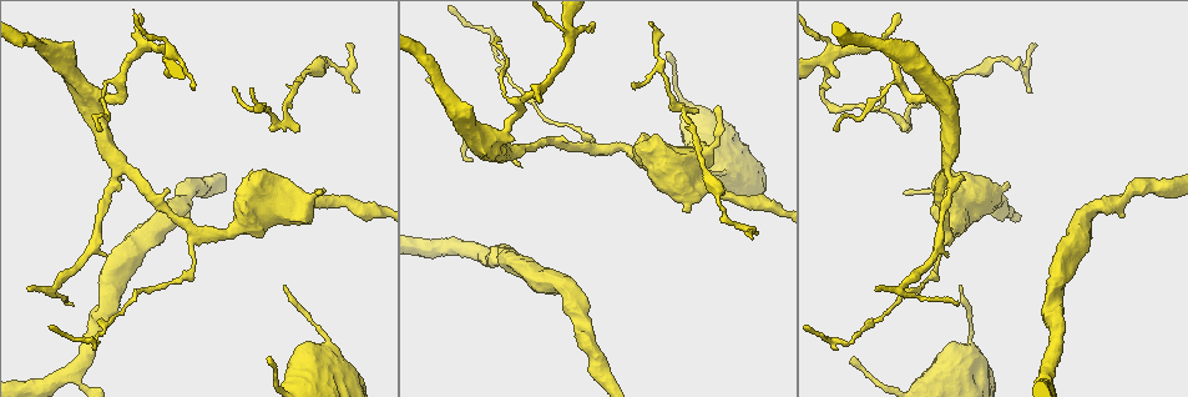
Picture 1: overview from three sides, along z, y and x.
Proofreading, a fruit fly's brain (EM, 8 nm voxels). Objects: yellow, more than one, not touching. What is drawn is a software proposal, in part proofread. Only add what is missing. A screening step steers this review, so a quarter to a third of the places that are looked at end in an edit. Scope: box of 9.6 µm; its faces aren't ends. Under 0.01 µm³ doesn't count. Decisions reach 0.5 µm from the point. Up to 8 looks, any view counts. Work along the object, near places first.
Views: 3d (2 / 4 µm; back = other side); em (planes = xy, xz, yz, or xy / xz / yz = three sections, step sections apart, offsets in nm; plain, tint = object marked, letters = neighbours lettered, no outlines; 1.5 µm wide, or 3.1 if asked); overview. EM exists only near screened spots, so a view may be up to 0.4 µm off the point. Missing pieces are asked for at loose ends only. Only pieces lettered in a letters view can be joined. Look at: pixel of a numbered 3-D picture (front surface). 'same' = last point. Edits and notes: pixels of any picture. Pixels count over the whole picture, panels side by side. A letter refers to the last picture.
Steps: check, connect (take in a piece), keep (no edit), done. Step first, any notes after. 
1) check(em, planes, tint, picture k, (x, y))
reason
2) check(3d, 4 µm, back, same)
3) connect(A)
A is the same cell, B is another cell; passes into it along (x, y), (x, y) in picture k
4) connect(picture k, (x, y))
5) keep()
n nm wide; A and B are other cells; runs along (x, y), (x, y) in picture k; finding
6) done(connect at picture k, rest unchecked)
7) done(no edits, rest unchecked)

check(3d, 4 µm, picture 1, (851, 361))
branch stops here

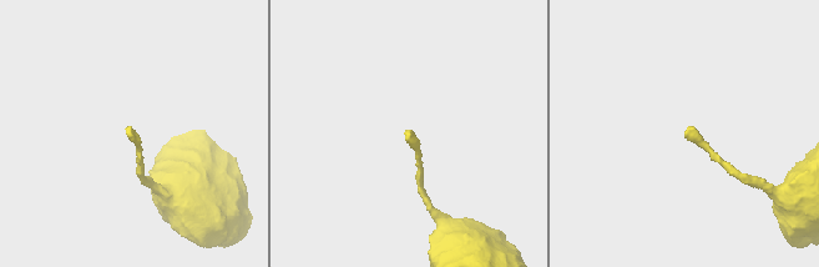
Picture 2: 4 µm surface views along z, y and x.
check(em, planes, letters, picture 2, (127, 128))
now the EM

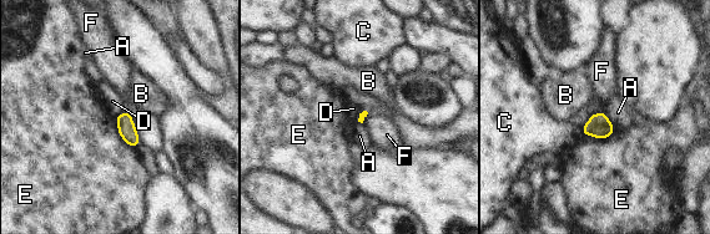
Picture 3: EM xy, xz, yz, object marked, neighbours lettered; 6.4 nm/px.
keep()
A, B, C, D, E and F are other cells; border along (362, 108), (357, 121) in picture 3; no lettered piece goes on from it

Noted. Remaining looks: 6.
check(em, planes, plain, picture 1, (683, 211))
thick end

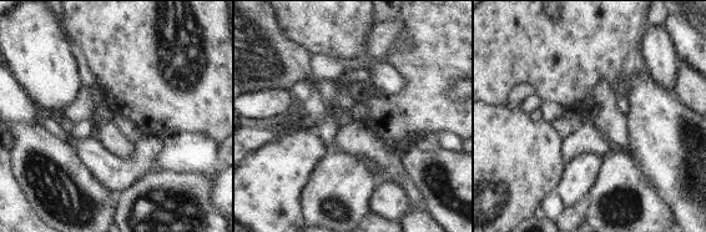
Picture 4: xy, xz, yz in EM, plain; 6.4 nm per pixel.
check(em, planes, letters, same)
what lies round it

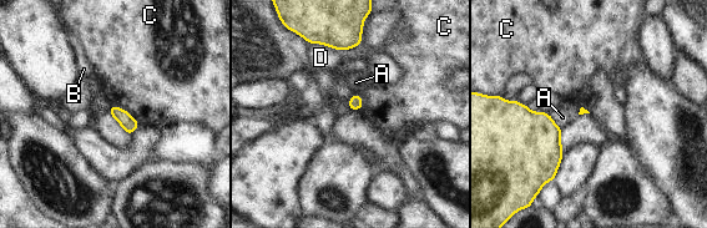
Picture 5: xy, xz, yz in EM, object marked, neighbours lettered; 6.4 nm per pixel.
keep()
A, B, C and D are other cells; border along (111, 104), (126, 110), (140, 125) in picture 5; none of them fits

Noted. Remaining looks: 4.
check(3d, 2 µm, picture 1, (633, 84))

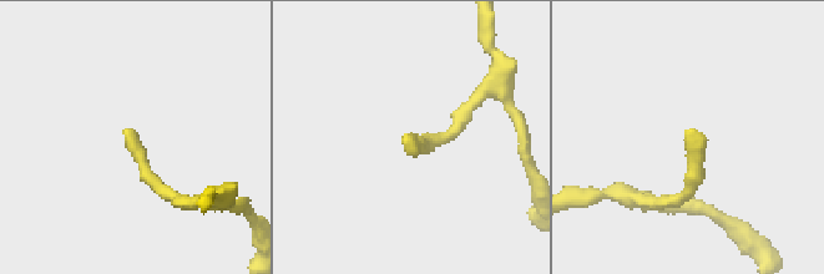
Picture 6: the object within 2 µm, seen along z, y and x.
check(em, planes, letters, picture 6, (130, 128))
need the tissue

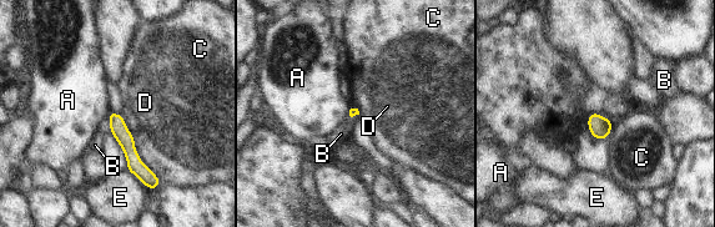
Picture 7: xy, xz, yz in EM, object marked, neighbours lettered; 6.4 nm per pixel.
keep()
A, B, C, D and E are other cells; border along (119, 114), (140, 160), (161, 181) in picture 7; no lettered piece goes on from it

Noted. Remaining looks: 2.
check(3d, 4 µm, picture 1, (170, 78))
free end

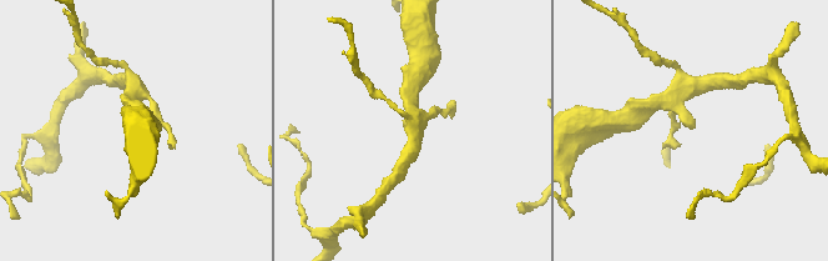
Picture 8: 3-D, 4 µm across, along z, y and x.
check(em, planes, letters, picture 8, (692, 128))
shape alone is not enough

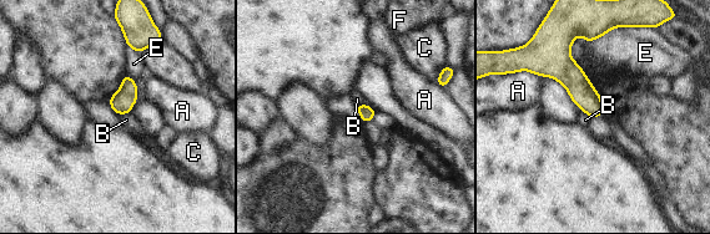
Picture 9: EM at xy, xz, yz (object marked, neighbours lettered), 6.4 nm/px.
keep()
A, B, C, E and F are other cells; border along (117, 113), (129, 115) in picture 9; no lettered piece goes on from it

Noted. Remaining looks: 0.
done(no edits, rest unchecked)

